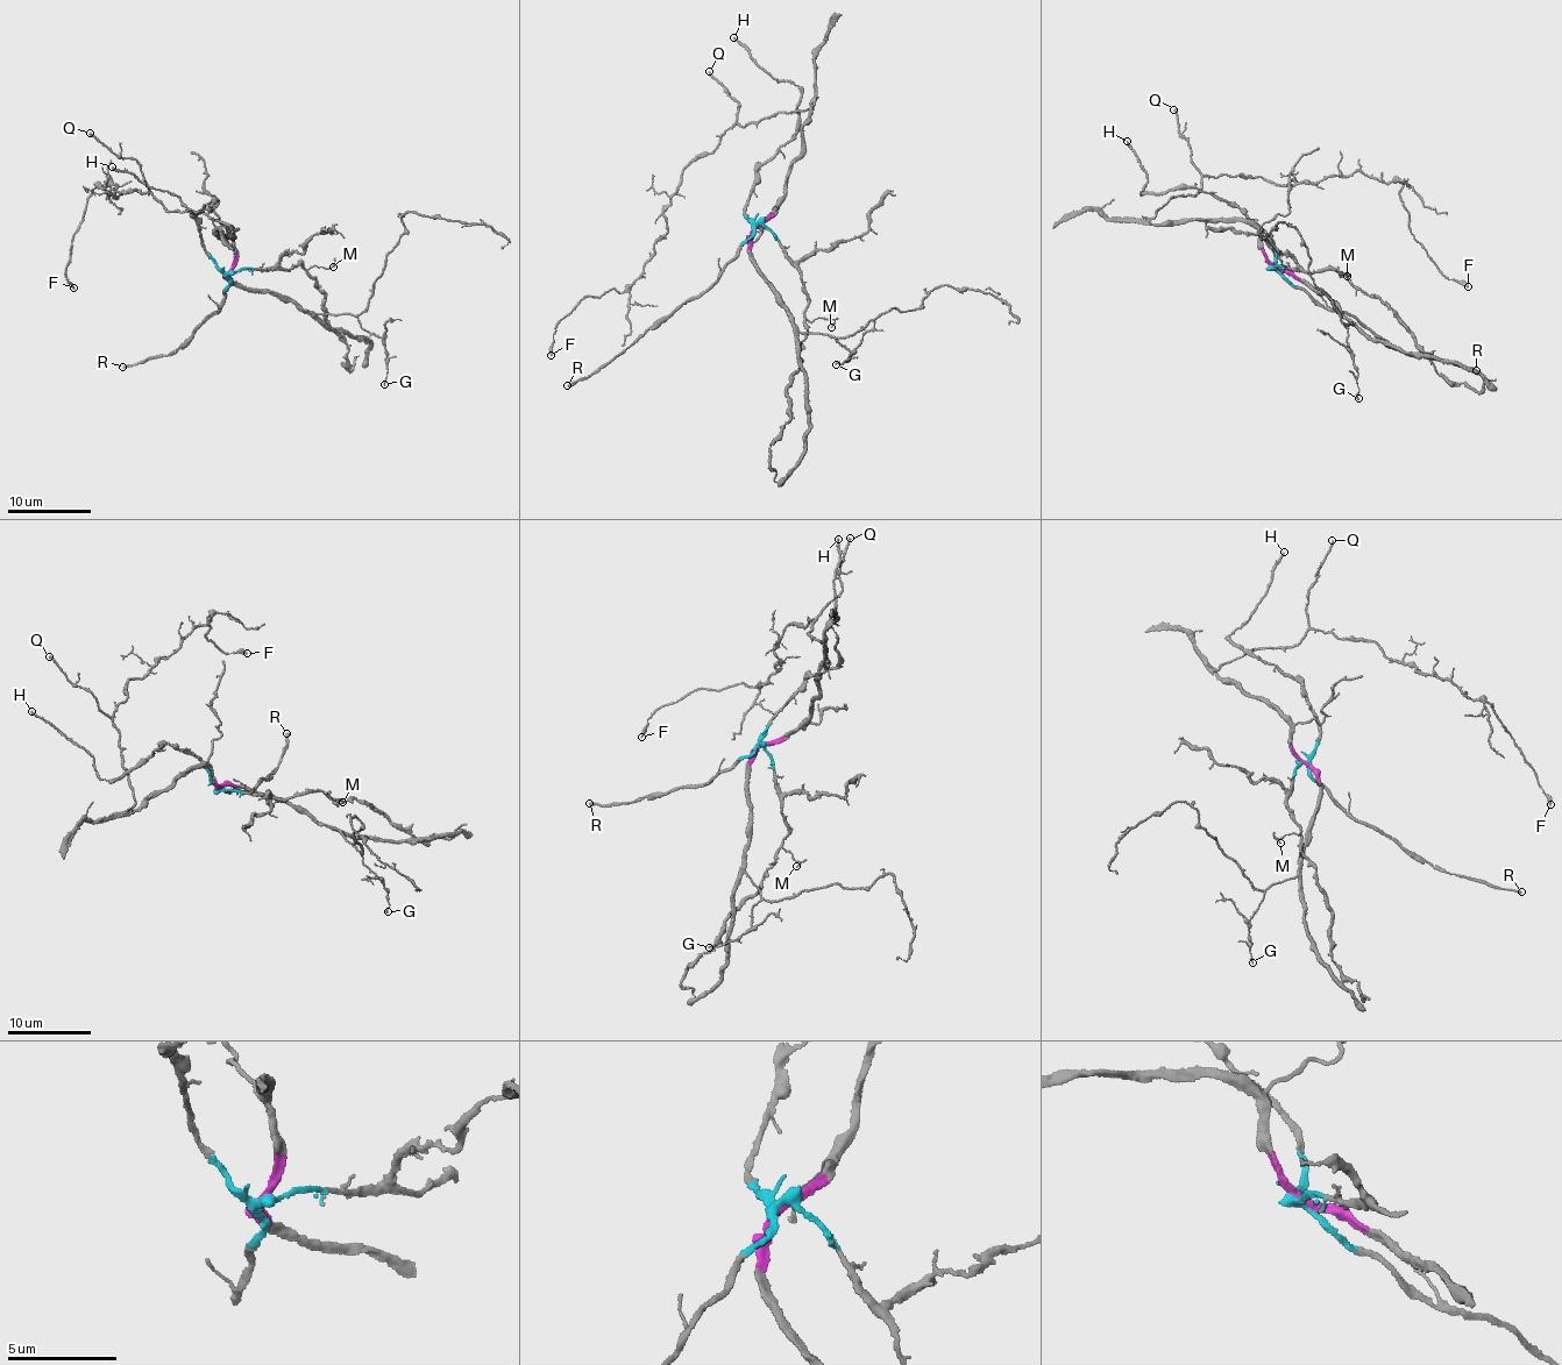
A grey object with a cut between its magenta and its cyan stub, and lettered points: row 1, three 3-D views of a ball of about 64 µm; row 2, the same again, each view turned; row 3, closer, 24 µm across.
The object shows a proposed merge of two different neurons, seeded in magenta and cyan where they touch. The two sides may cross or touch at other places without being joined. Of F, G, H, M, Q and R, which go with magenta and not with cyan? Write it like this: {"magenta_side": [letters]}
{"magenta_side": ["F", "G", "Q"]}

